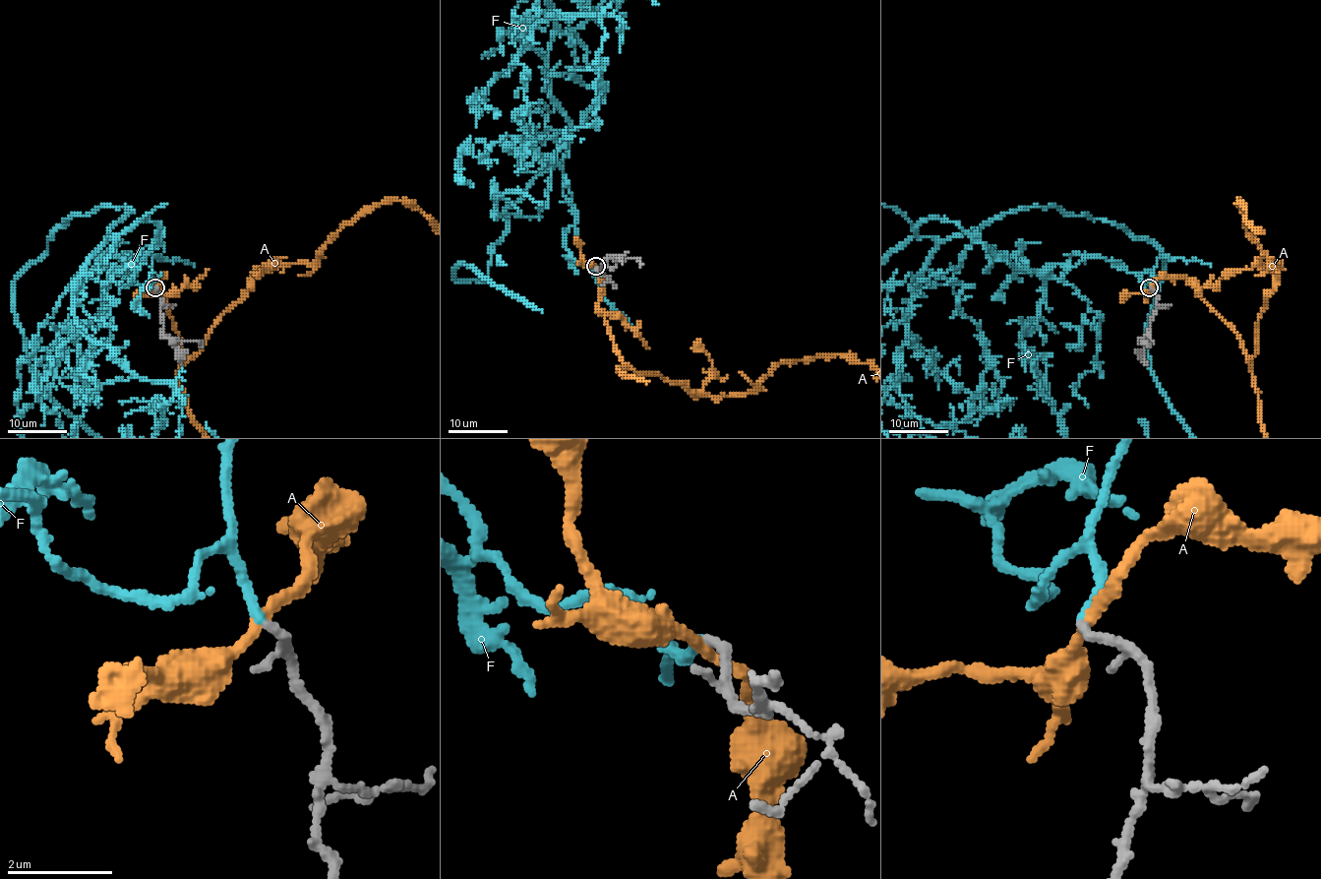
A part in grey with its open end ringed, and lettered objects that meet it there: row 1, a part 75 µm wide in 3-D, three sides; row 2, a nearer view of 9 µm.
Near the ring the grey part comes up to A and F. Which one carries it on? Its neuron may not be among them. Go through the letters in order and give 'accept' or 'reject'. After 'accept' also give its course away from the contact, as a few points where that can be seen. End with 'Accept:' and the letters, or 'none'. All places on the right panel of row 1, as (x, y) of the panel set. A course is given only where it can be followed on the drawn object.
A: reject
F: accept
Accept: F

